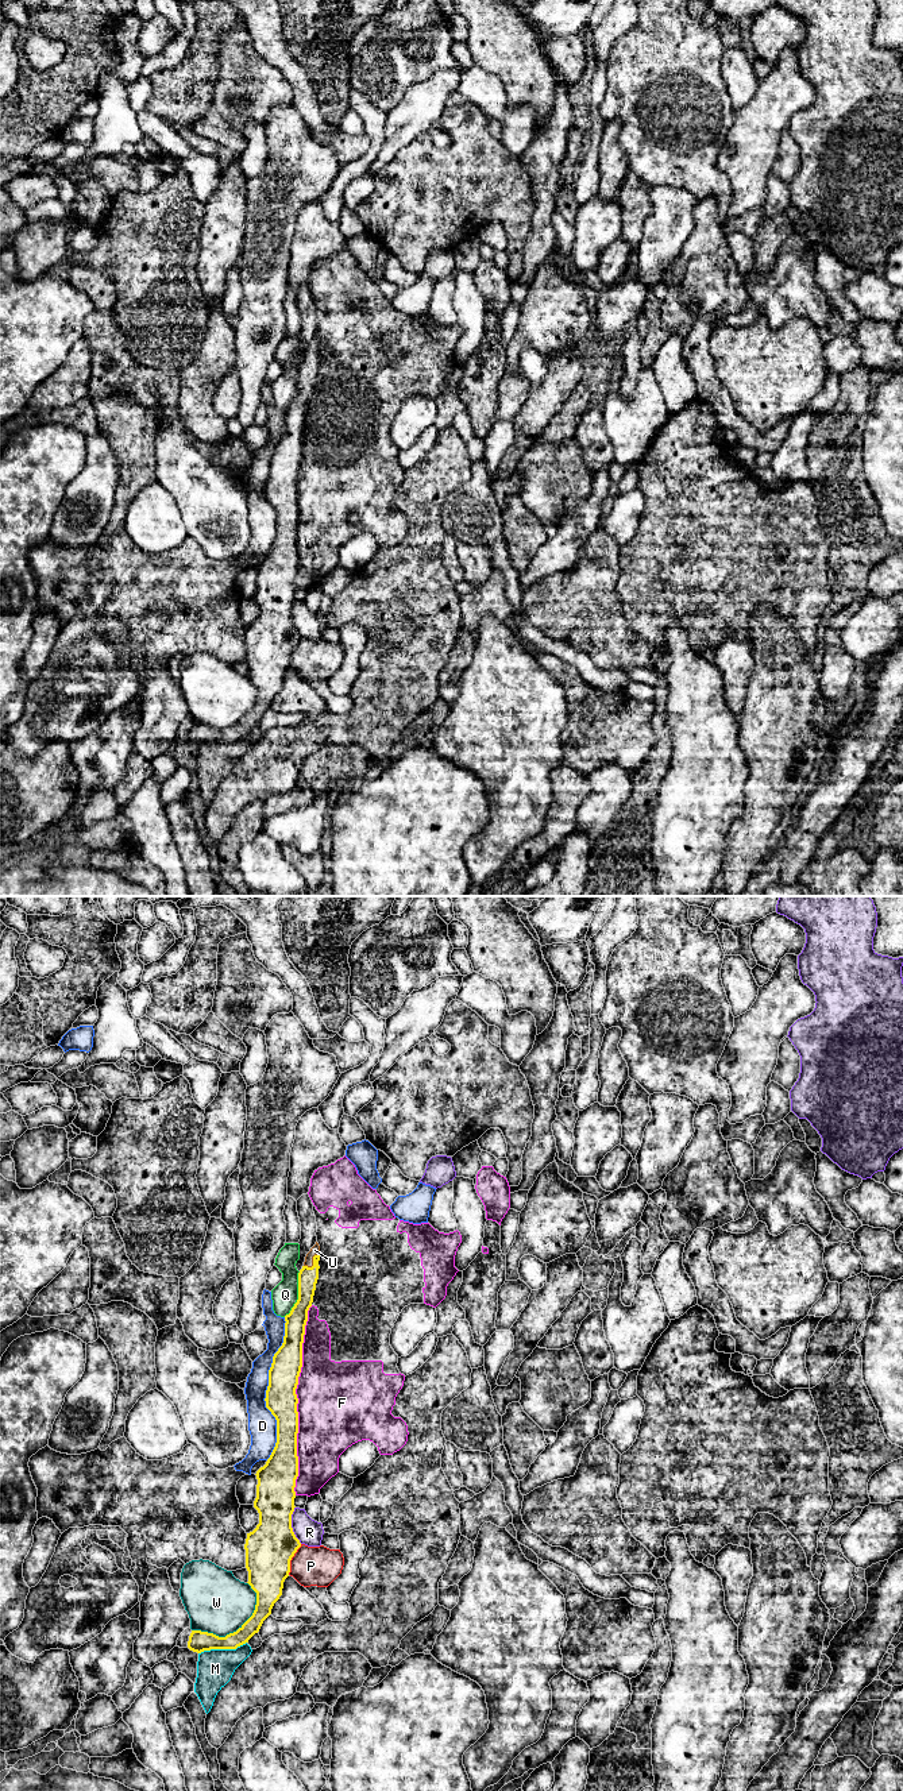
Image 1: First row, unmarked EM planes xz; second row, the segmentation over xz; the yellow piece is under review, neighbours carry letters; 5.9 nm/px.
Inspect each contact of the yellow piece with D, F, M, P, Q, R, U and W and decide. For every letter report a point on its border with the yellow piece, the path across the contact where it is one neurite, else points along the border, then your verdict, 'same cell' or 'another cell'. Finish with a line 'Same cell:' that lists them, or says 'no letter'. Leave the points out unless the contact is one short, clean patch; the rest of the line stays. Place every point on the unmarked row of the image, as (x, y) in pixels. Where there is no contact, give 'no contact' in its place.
D: xz (267, 482) | another cell
F: xz (297, 493) | another cell
M: xz (222, 741) | another cell
P: xz (290, 652) | another cell
Q: xz (298, 388) | another cell
R: xz (290, 618) | another cell
U: xz (313, 356) | same cell
W: xz (234, 725) | another cell
Same cell: U

